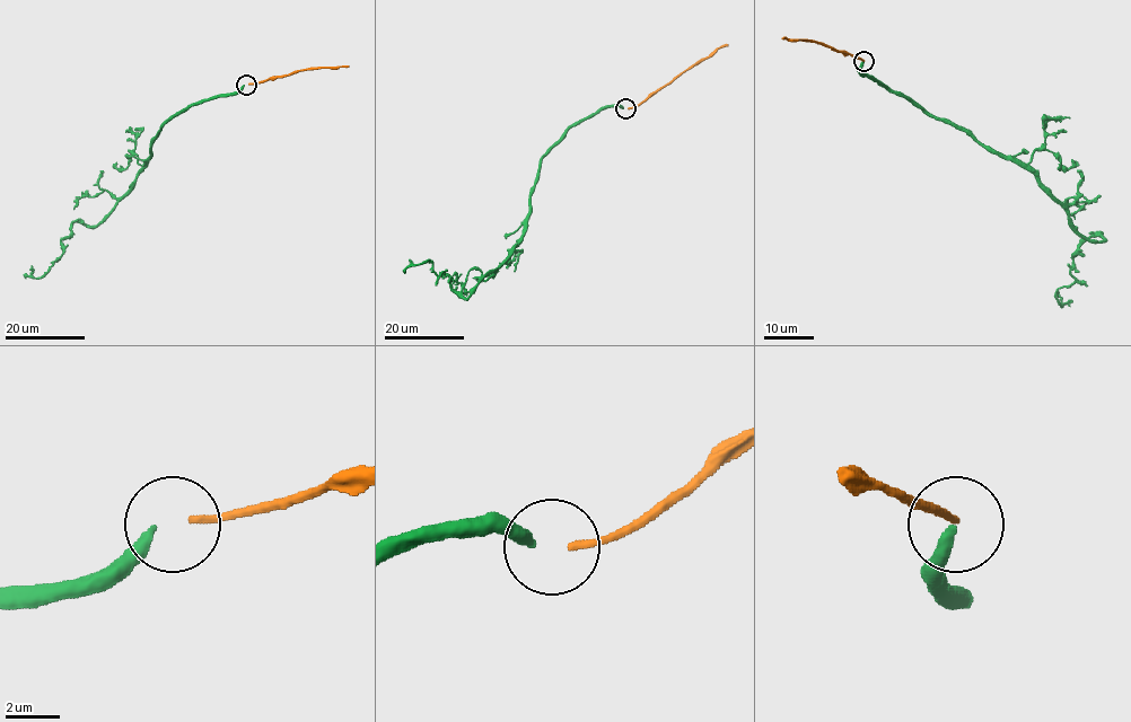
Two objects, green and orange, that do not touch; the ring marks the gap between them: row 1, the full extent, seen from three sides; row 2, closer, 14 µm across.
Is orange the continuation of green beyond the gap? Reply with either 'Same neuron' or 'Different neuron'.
Different neuron

